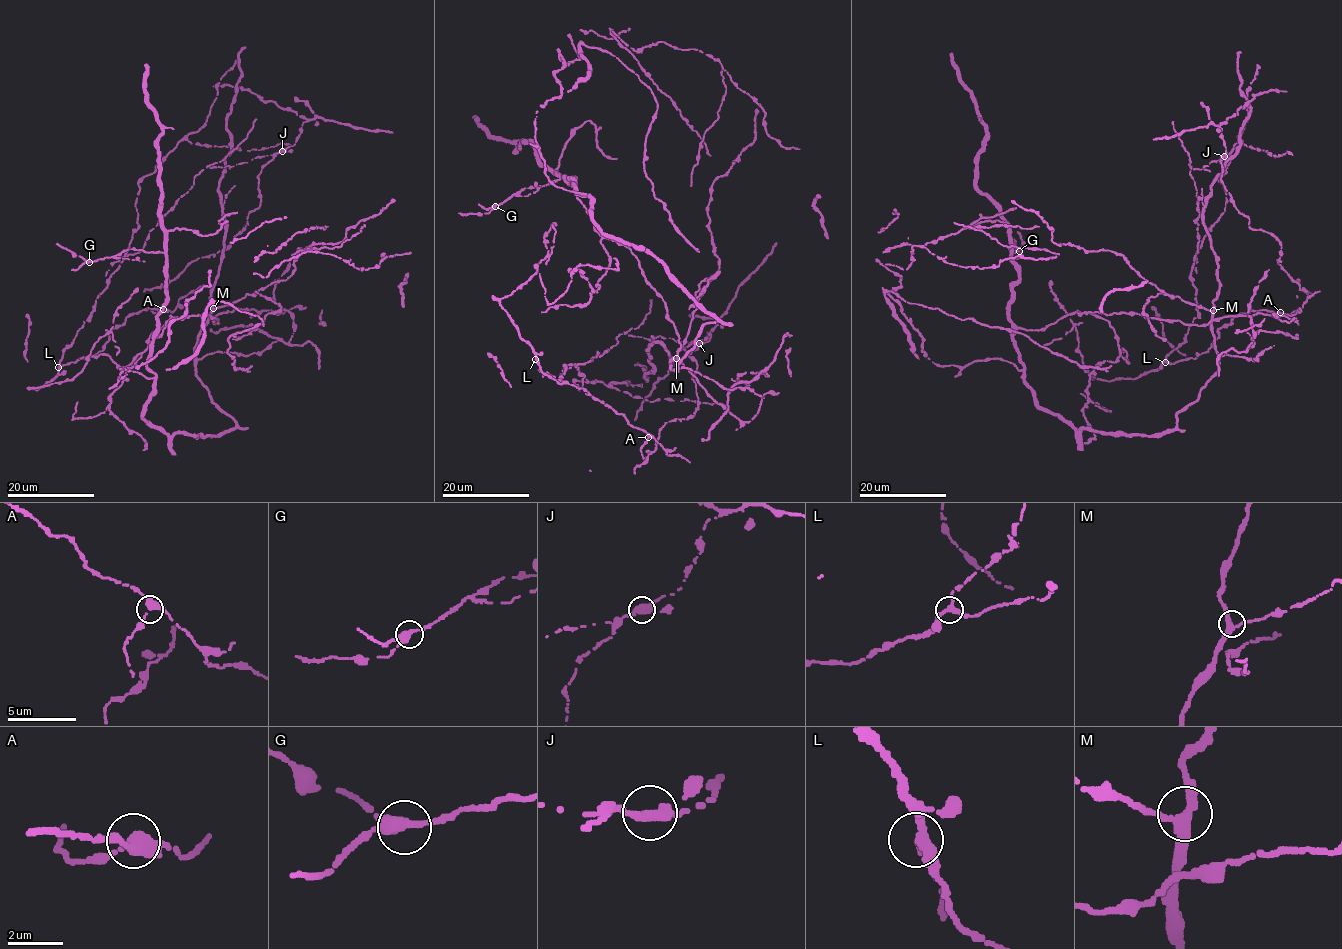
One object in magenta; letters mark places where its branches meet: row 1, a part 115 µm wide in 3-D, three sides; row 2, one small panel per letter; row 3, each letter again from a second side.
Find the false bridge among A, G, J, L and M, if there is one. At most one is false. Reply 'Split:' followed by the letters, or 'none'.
Split: J

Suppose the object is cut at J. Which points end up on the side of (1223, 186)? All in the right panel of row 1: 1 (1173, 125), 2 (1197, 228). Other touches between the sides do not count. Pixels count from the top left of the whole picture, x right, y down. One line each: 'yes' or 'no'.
1: no
2: no

